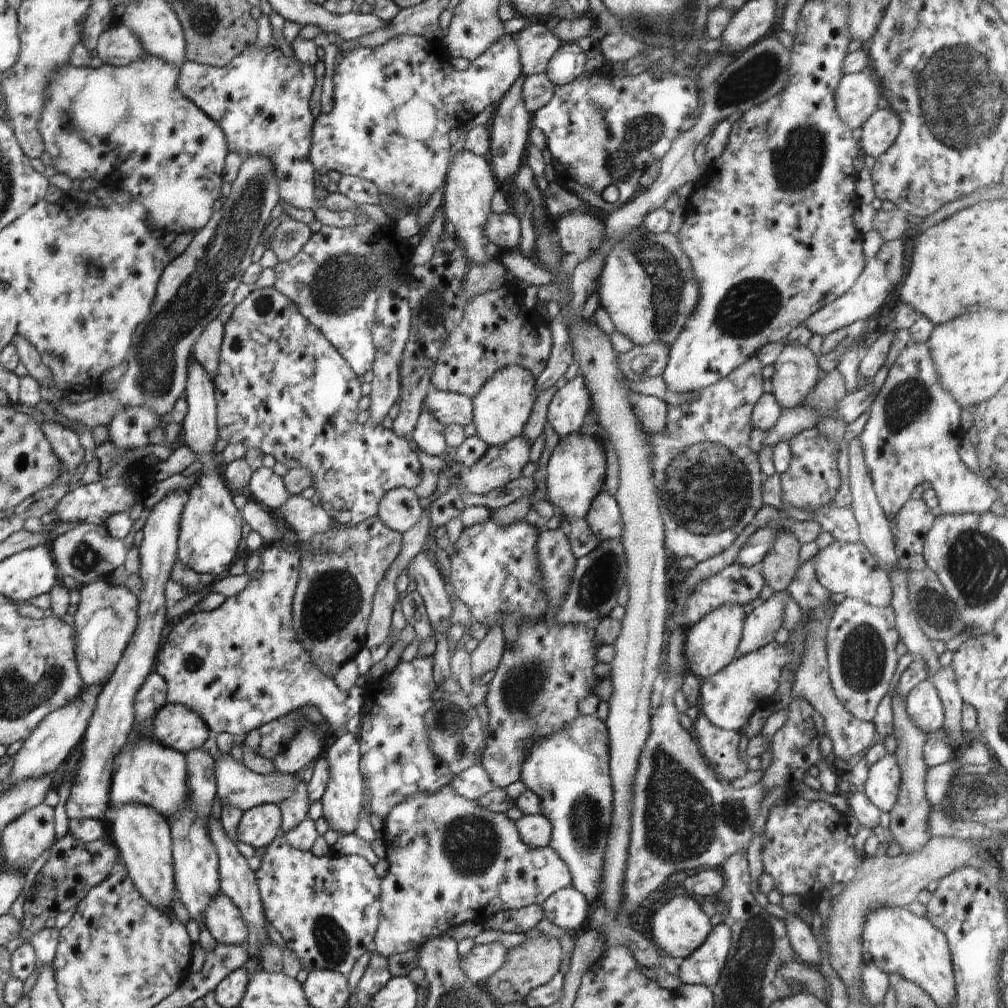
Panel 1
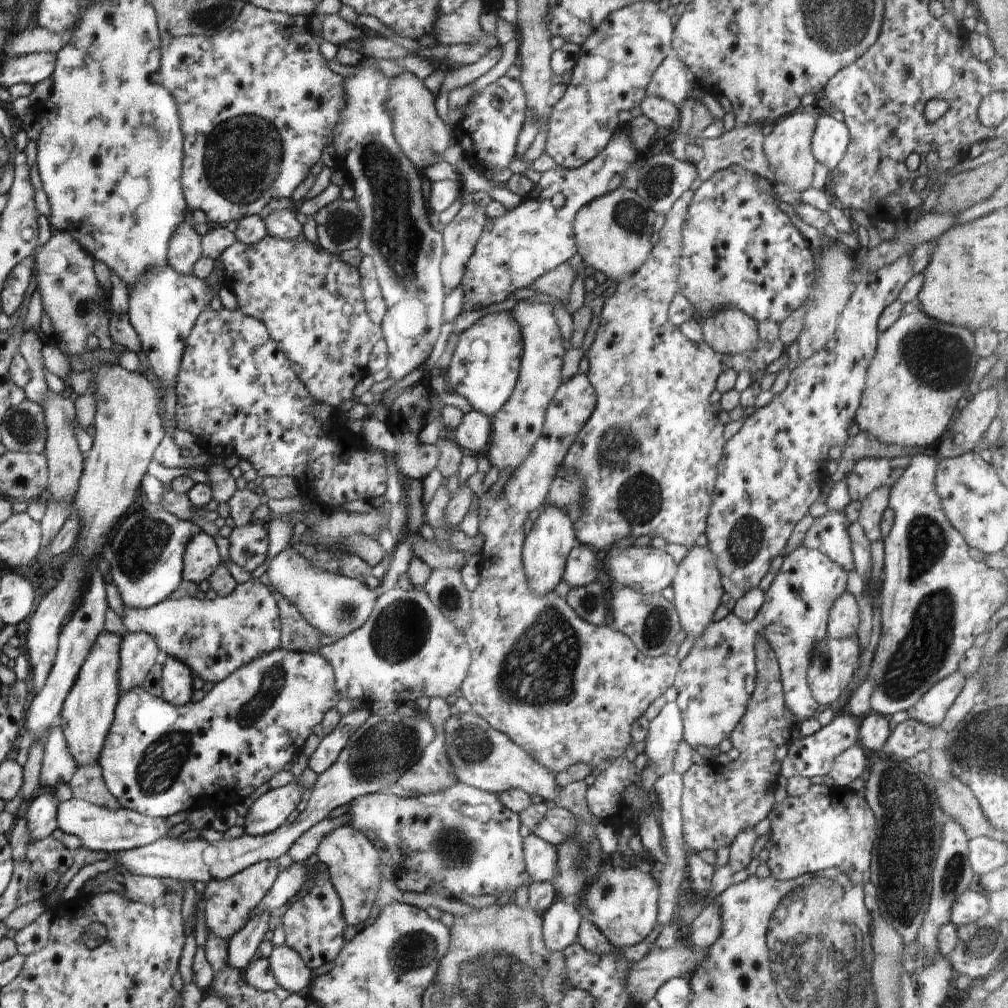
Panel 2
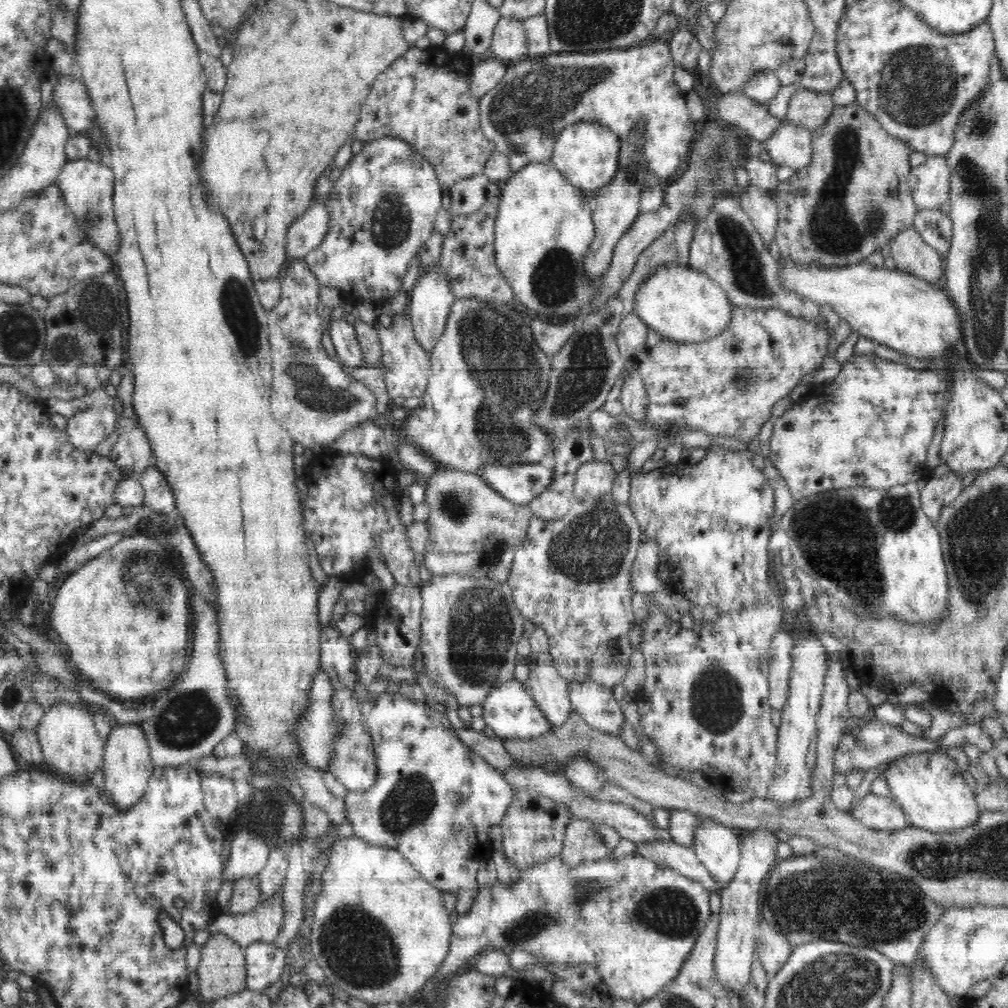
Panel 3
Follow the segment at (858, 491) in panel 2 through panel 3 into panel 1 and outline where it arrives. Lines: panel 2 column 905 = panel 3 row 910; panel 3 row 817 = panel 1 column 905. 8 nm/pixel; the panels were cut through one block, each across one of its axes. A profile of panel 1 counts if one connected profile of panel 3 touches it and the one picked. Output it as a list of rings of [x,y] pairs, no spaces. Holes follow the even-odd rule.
[[[910,342],[900,353],[896,362],[889,368],[886,382],[875,396],[870,409],[870,417],[863,426],[860,434],[864,462],[872,478],[872,488],[876,493],[878,504],[884,511],[886,520],[894,520],[898,510],[910,499],[912,490],[922,484],[930,482],[938,498],[939,514],[964,514],[974,512],[982,514],[989,510],[997,499],[996,489],[984,477],[974,474],[958,454],[958,448],[967,438],[966,431],[960,424],[960,416],[963,411],[960,404],[942,388],[938,380],[938,372],[932,364],[930,348],[926,343],[916,344]]]

